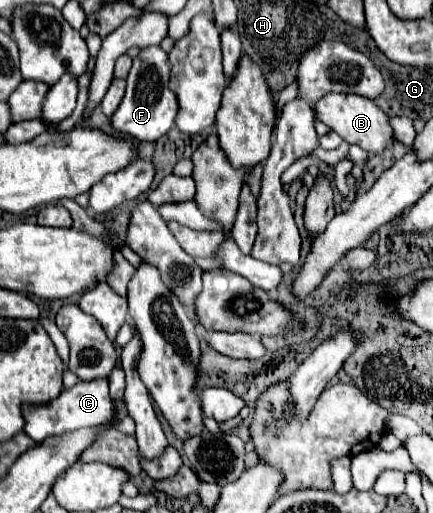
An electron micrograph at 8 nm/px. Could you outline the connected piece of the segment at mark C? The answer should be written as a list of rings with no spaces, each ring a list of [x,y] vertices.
[[[107,379],[79,381],[71,389],[63,391],[49,405],[23,407],[23,417],[25,417],[25,433],[37,443],[43,441],[47,435],[61,435],[61,433],[67,433],[67,431],[73,431],[73,429],[79,429],[79,427],[109,423],[111,417],[113,417],[113,403],[109,399]]]

